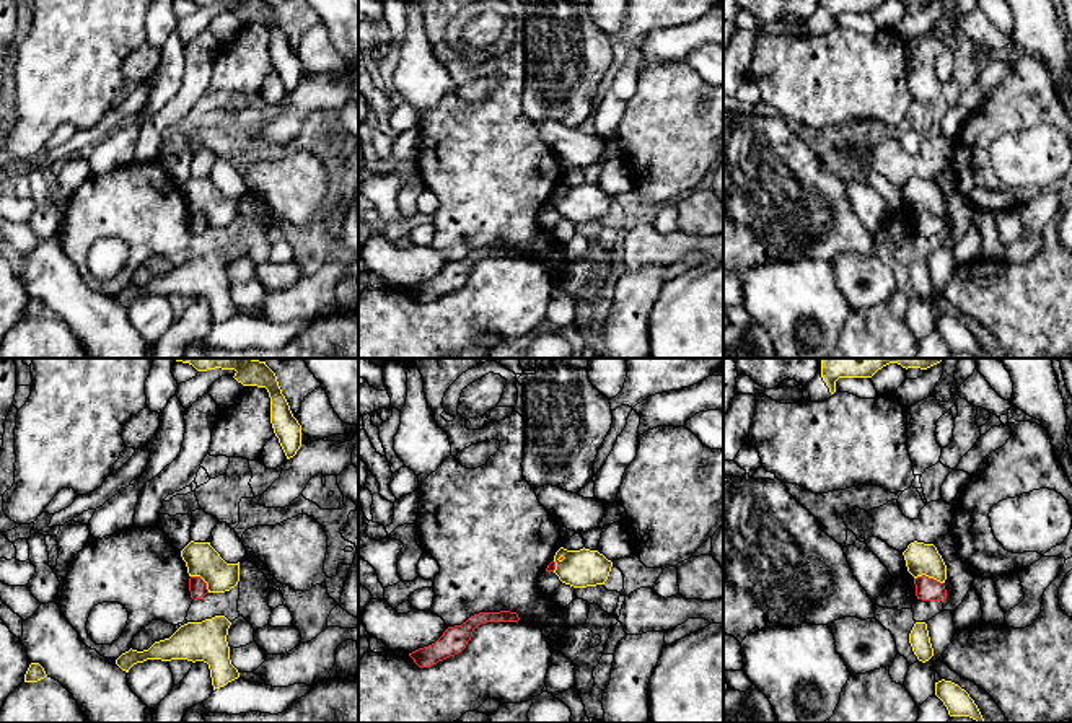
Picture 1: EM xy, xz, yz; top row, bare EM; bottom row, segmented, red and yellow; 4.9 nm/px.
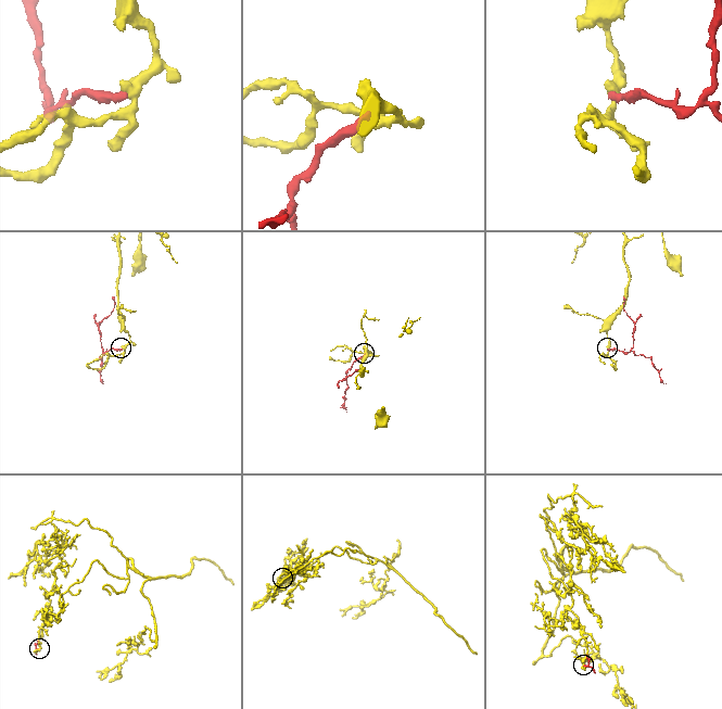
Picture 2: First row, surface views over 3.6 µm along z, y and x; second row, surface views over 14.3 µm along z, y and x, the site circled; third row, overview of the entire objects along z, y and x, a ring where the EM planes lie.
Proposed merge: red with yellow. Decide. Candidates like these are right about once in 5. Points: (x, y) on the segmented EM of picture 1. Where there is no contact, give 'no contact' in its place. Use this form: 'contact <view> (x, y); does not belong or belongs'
contact yz (927, 577); does not belong

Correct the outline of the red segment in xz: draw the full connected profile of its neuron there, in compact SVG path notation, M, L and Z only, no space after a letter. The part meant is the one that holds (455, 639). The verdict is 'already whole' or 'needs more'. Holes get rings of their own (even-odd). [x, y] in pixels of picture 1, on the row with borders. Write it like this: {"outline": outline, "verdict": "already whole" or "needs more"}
{"outline": "M500 611L500 612L479 612L471 616L461 625L448 627L443 635L432 645L419 648L409 656L419 668L430 668L438 661L461 653L472 637L477 625L485 622L518 622L516 612Z", "verdict": "already whole"}

